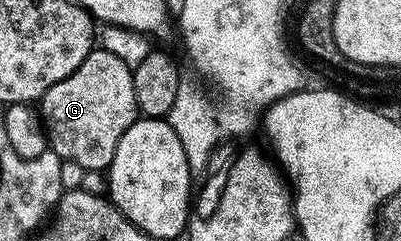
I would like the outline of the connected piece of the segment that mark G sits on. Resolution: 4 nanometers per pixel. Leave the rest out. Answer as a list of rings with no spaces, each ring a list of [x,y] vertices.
[[[101,47],[91,49],[68,79],[48,87],[40,102],[40,118],[49,148],[63,161],[78,163],[86,170],[109,170],[124,131],[139,117],[133,68]]]

